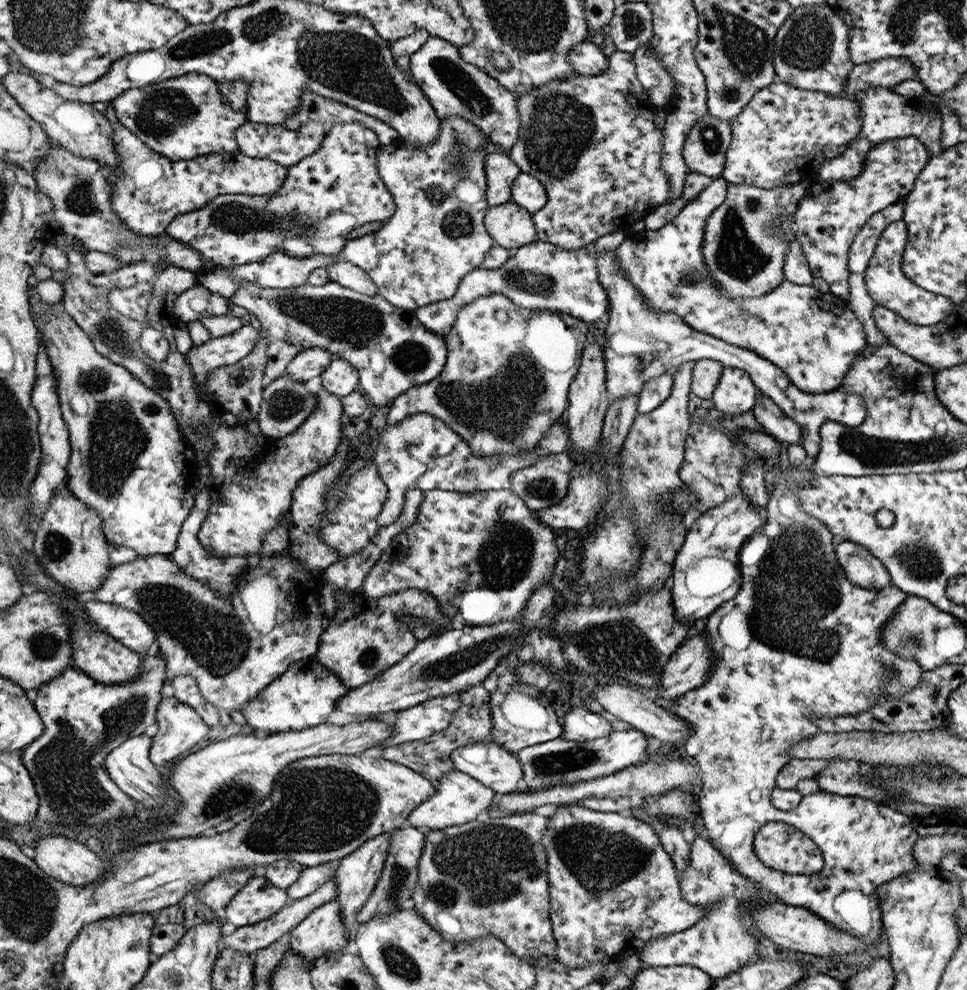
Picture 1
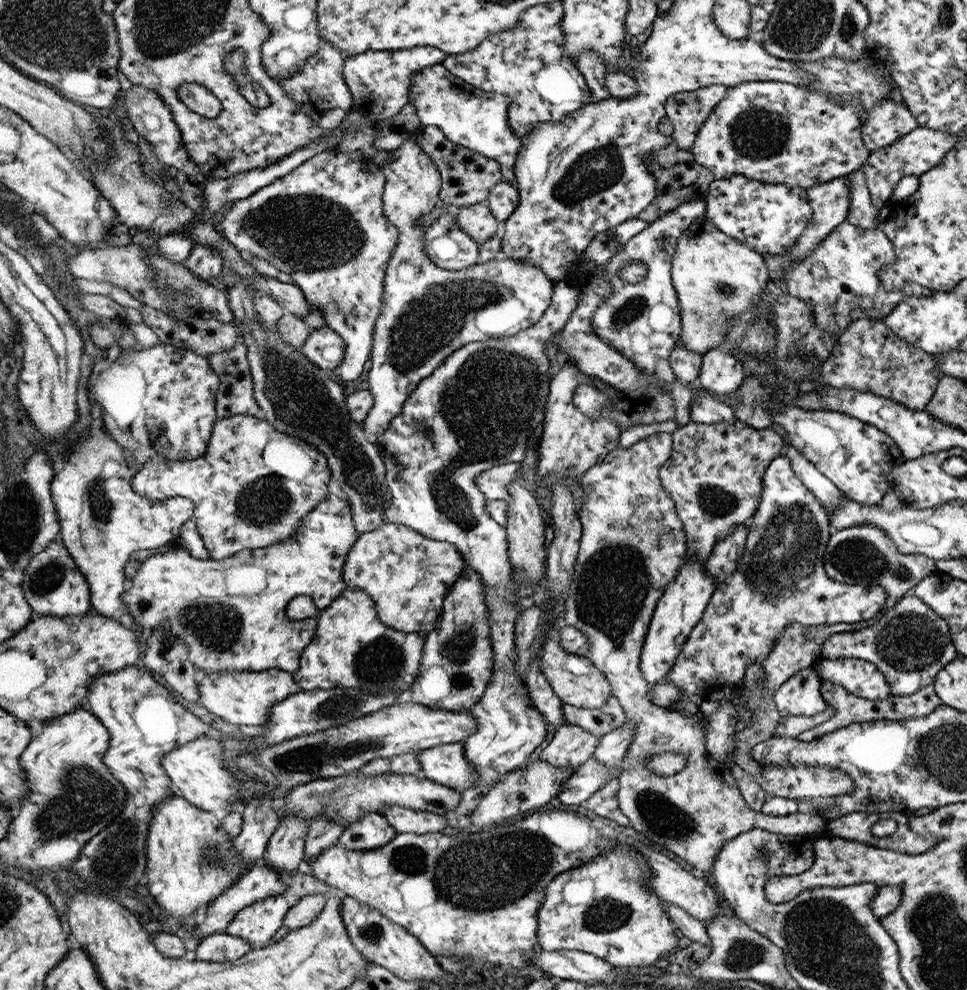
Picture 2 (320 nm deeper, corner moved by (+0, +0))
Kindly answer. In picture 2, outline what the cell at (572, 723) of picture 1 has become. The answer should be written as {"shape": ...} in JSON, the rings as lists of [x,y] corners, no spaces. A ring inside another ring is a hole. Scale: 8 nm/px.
{"shape":[[[564,724],[540,752],[539,758],[546,759],[552,766],[579,767],[592,757],[600,739],[576,725]]]}

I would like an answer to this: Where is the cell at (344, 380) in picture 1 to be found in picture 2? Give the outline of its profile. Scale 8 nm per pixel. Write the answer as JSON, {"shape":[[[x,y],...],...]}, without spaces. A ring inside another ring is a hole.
{"shape":[[[330,149],[330,151],[322,151],[320,154],[315,154],[312,158],[298,166],[298,168],[292,170],[290,174],[278,178],[278,180],[264,188],[261,187],[248,198],[230,201],[222,210],[224,217],[220,226],[223,228],[223,234],[228,242],[241,254],[266,259],[269,263],[279,267],[281,271],[287,272],[291,276],[291,282],[303,290],[303,295],[310,308],[322,310],[322,315],[326,319],[326,325],[343,338],[345,344],[344,360],[332,372],[338,380],[345,383],[358,379],[360,374],[364,372],[366,360],[371,358],[371,350],[374,348],[375,323],[382,316],[387,265],[394,254],[395,247],[398,245],[399,229],[386,218],[383,212],[383,193],[385,189],[386,176],[383,175],[381,167],[376,166],[372,162],[365,162],[361,152],[355,151],[351,154],[341,154],[335,149]]]}

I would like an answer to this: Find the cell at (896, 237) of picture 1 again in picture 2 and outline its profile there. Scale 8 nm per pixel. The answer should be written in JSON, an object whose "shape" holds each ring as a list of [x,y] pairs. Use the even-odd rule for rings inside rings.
{"shape":[[[847,221],[838,224],[824,238],[820,248],[797,263],[791,263],[787,252],[782,255],[764,253],[762,256],[768,267],[771,285],[775,282],[789,295],[797,296],[806,305],[812,306],[817,324],[835,334],[841,335],[847,326],[862,318],[883,320],[905,296],[925,297],[934,292],[916,283],[906,283],[900,290],[887,291],[879,279],[879,272],[896,260],[892,242],[879,228],[864,230]]]}

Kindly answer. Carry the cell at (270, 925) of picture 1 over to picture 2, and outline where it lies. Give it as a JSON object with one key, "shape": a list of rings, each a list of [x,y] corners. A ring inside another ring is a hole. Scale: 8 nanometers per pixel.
{"shape":[[[216,933],[204,938],[203,942],[198,945],[193,954],[193,960],[223,963],[242,958],[251,950],[248,940],[235,935]]]}

